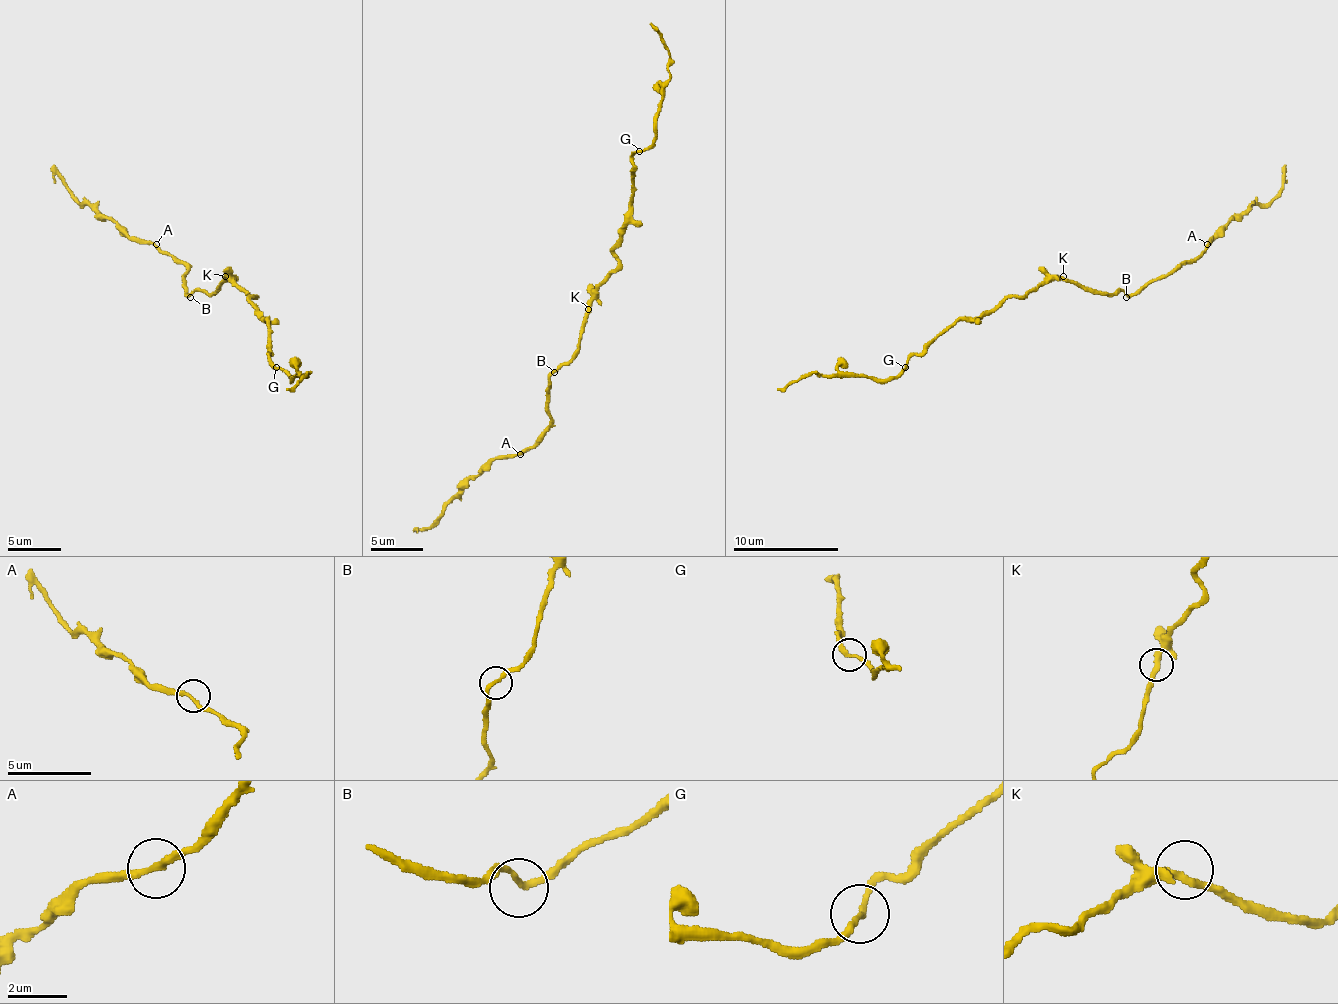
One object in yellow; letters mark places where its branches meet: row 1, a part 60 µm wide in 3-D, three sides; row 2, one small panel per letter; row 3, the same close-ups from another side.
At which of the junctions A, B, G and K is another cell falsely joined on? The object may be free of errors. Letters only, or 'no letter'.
no letter

